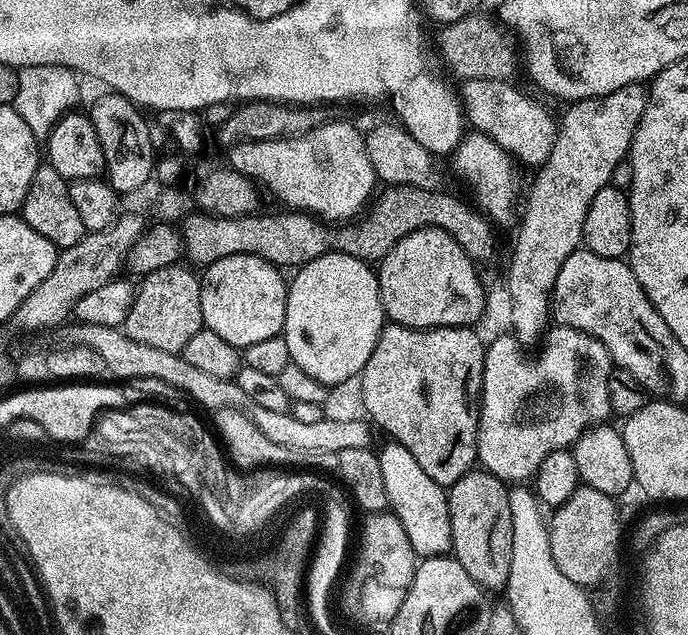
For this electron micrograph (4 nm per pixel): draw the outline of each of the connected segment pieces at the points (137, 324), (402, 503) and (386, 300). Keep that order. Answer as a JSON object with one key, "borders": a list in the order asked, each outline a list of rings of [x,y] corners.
{"borders":[[[[179,263],[169,264],[139,281],[141,284],[135,289],[132,305],[122,325],[122,331],[134,338],[134,342],[154,346],[157,350],[183,353],[186,342],[190,342],[190,338],[194,338],[194,334],[204,327],[201,277],[197,273],[195,276],[191,267],[180,267]]],[[[384,442],[378,448],[382,477],[385,478],[388,508],[393,516],[402,522],[402,530],[406,530],[406,538],[410,538],[410,546],[414,546],[417,557],[443,556],[452,552],[450,514],[447,510],[448,493],[445,485],[434,482],[422,466],[418,466],[418,458],[406,450],[406,446],[395,442]]],[[[423,228],[414,234],[406,234],[406,238],[395,244],[378,264],[385,317],[403,328],[463,328],[475,325],[475,320],[484,312],[484,288],[480,285],[476,268],[477,265],[464,253],[462,246],[458,246],[458,242],[442,230]]]]}

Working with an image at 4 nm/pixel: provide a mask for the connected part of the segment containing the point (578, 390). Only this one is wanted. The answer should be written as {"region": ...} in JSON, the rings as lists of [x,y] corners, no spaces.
{"region":[[[552,326],[547,329],[546,335],[543,337],[540,349],[536,353],[527,352],[525,345],[517,340],[515,335],[496,336],[491,341],[487,341],[484,350],[484,374],[482,377],[482,391],[480,393],[480,410],[478,413],[478,427],[476,430],[476,458],[482,465],[485,472],[490,472],[505,482],[528,482],[535,477],[538,466],[542,466],[546,454],[554,454],[571,449],[576,440],[583,432],[597,425],[603,425],[608,419],[607,416],[613,415],[610,406],[610,378],[614,371],[612,355],[606,350],[606,346],[598,338],[594,338],[590,334],[586,334],[577,328],[566,328],[563,326]]]}

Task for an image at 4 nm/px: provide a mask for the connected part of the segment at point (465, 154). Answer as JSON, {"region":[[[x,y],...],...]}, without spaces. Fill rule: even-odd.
{"region":[[[475,130],[469,131],[469,133],[469,136],[465,135],[456,145],[450,159],[452,159],[453,166],[456,167],[457,174],[472,184],[472,190],[476,194],[477,200],[475,200],[475,203],[478,205],[479,211],[497,225],[504,224],[511,218],[512,211],[516,208],[516,195],[520,192],[520,176],[516,173],[517,165],[512,156],[502,146],[496,145],[490,137]]]}

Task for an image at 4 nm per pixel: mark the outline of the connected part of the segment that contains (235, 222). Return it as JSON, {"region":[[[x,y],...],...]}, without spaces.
{"region":[[[294,210],[287,211],[284,215],[286,216],[253,214],[242,218],[189,215],[183,221],[184,232],[182,228],[182,244],[186,249],[186,256],[193,260],[191,261],[193,265],[200,264],[199,266],[213,264],[218,258],[226,258],[230,254],[250,254],[277,266],[285,266],[284,264],[299,266],[309,264],[323,252],[329,251],[328,234],[321,223],[311,215],[299,214]]]}

